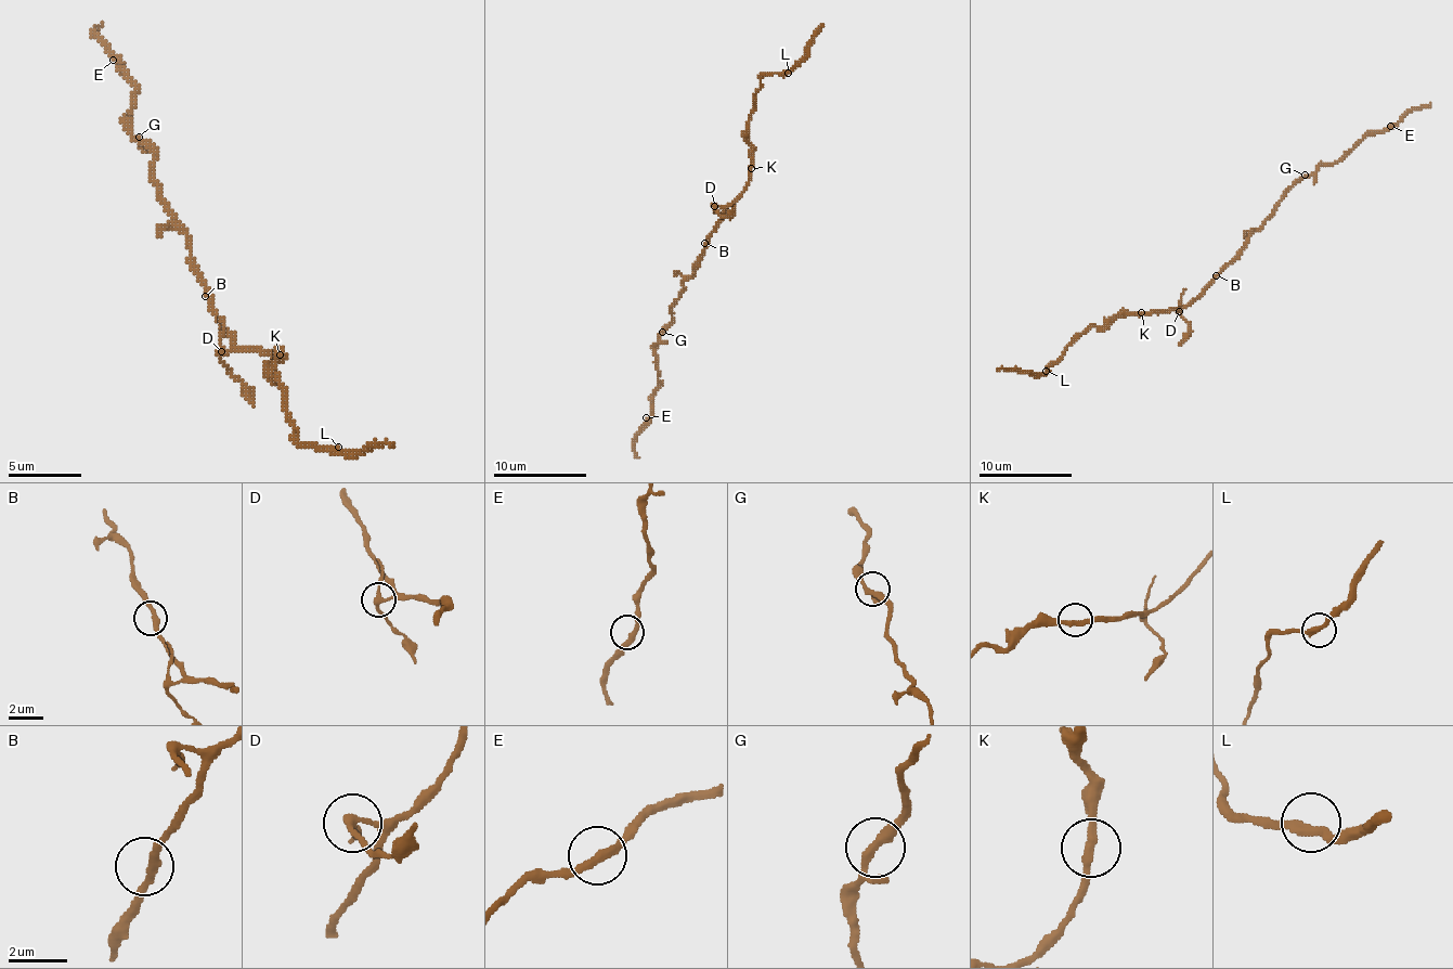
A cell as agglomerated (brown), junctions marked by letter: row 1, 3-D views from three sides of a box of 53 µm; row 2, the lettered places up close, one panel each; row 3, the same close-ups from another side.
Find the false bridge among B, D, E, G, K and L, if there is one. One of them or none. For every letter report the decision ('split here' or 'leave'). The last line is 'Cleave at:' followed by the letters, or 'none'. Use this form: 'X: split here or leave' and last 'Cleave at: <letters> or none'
B: leave
D: split here
E: leave
G: leave
K: leave
L: leave
Cleave at: D

